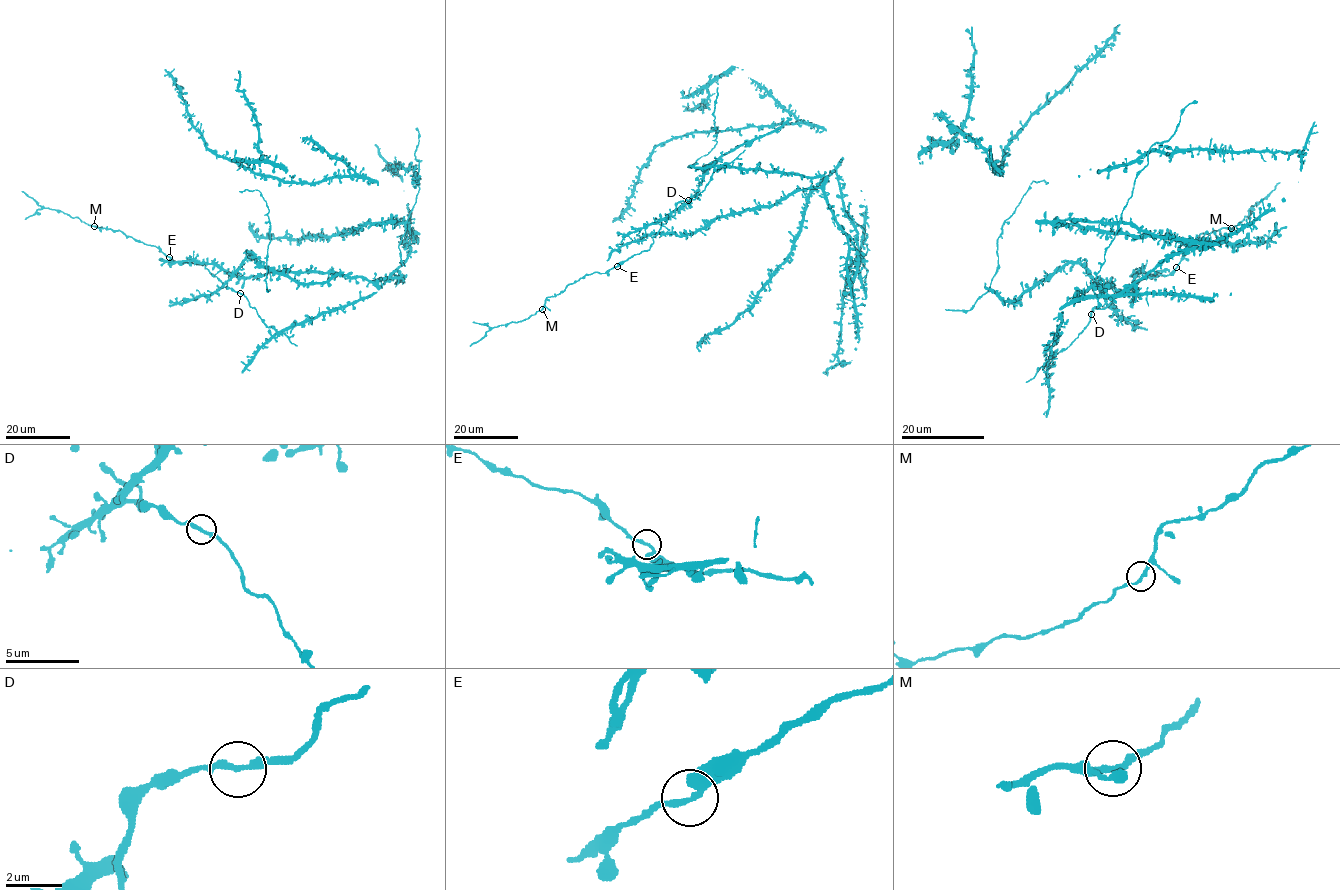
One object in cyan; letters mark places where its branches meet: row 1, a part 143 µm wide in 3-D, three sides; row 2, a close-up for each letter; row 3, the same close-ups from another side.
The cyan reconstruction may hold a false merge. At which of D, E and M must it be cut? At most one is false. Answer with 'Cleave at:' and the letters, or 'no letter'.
Cleave at: M

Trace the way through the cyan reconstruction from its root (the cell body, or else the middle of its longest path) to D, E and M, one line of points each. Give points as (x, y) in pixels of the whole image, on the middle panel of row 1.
D: (686, 233), (677, 236), (662, 224), (674, 215), (678, 202), (688, 200)
E: (686, 233), (677, 236), (661, 226), (649, 249), (633, 255), (617, 266)
M: (686, 233), (677, 236), (661, 226), (649, 249), (605, 273), (594, 272), (580, 277), (548, 297), (542, 309)

